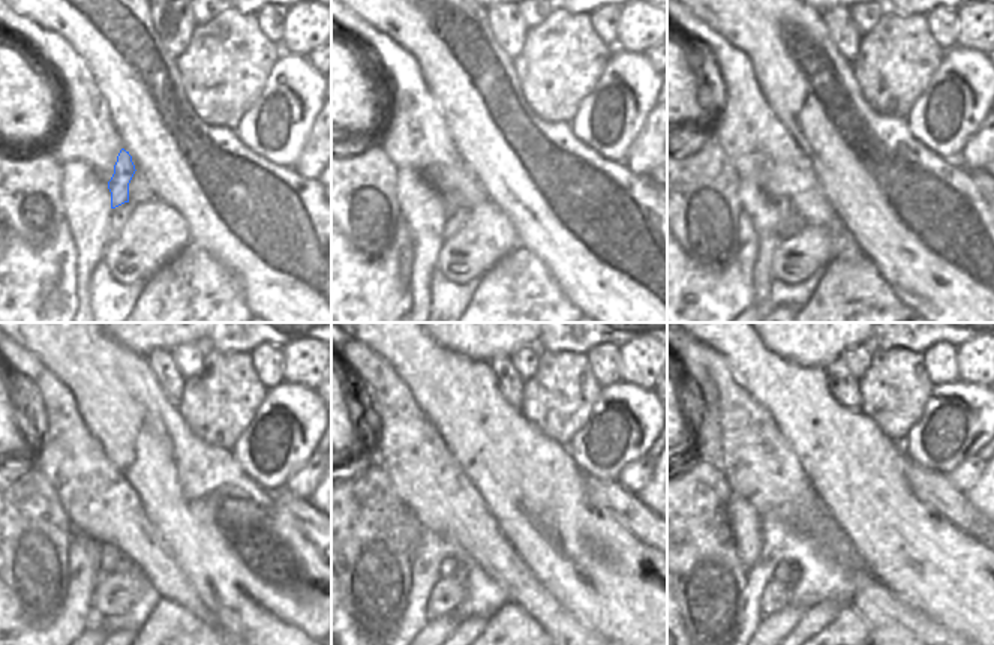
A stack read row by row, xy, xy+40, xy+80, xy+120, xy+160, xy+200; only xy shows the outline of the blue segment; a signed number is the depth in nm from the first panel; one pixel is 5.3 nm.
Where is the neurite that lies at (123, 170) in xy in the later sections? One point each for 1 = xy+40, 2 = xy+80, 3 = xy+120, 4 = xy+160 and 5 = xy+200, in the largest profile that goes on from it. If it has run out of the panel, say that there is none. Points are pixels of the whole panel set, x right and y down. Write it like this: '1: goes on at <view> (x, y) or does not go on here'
1: goes on at xy+40 (452, 201)
2: goes on at xy+80 (786, 210)
3: goes on at xy+120 (111, 555)
4: goes on at xy+160 (449, 567)
5: goes on at xy+200 (786, 573)

